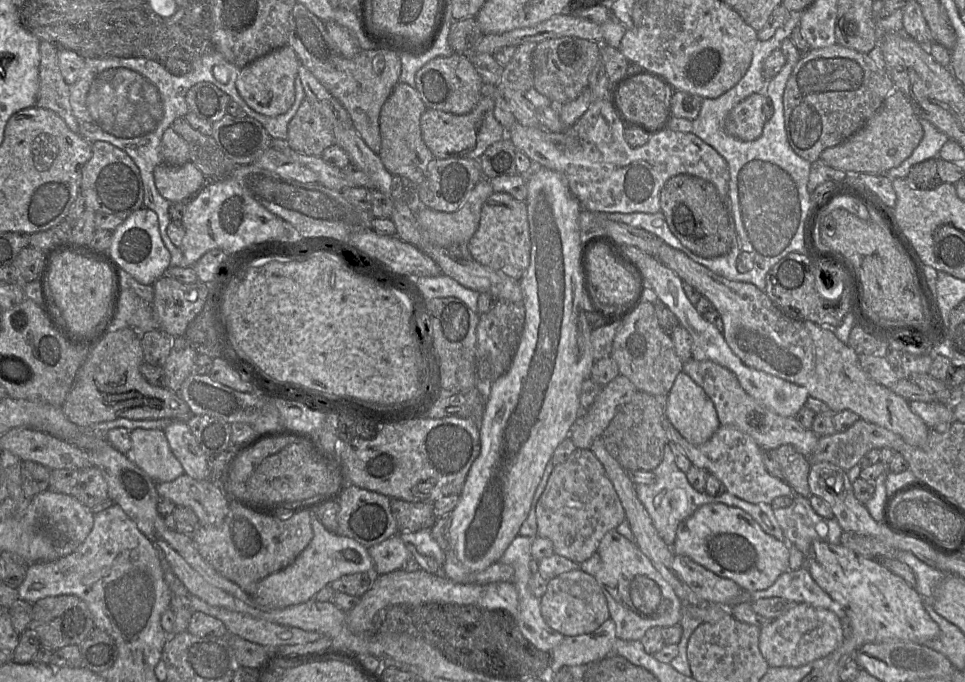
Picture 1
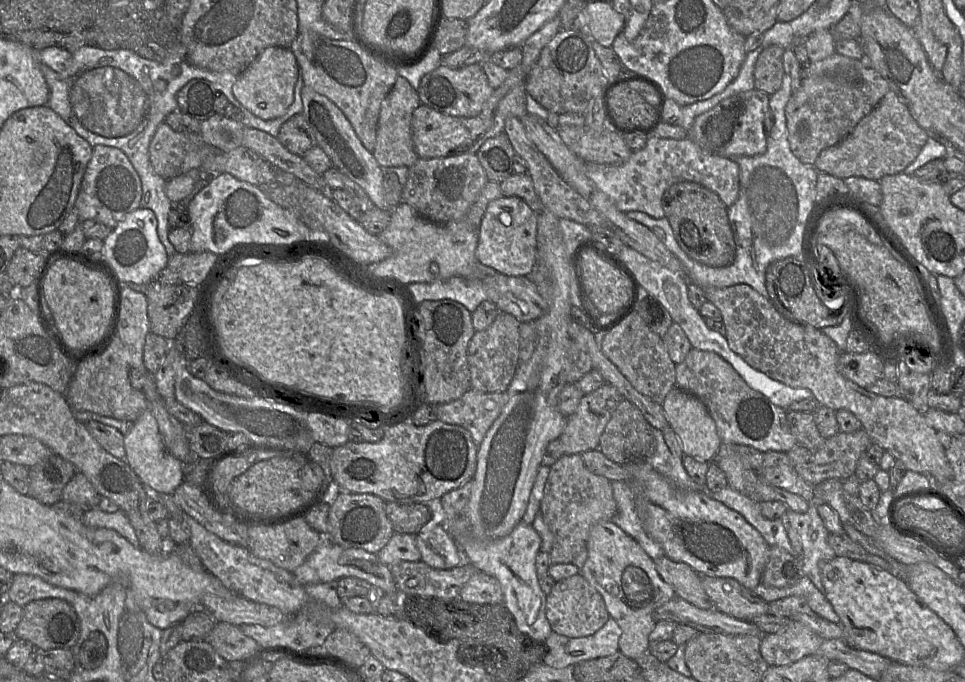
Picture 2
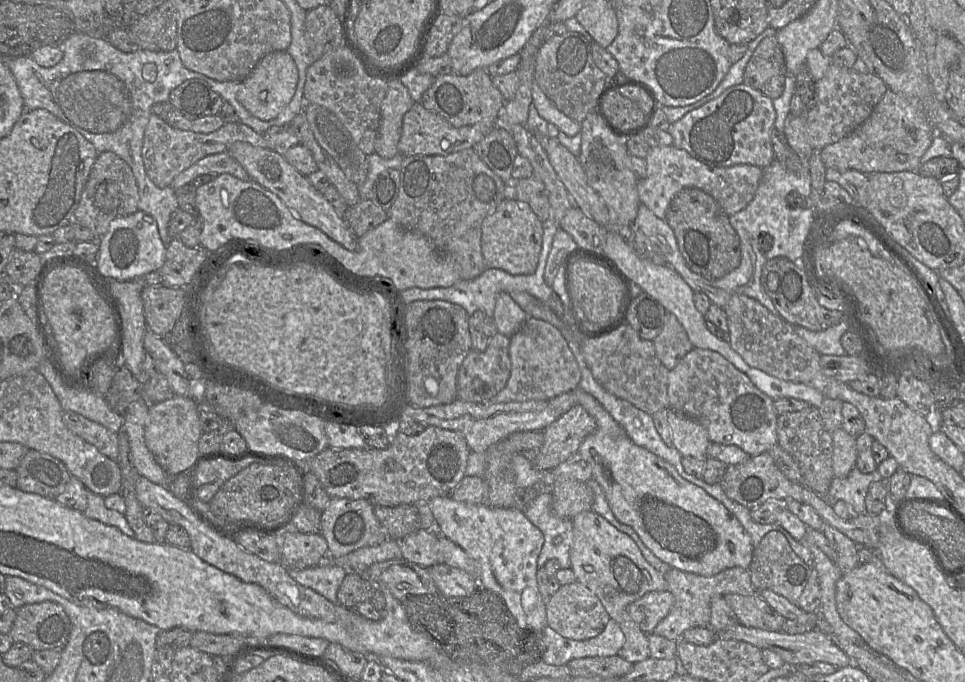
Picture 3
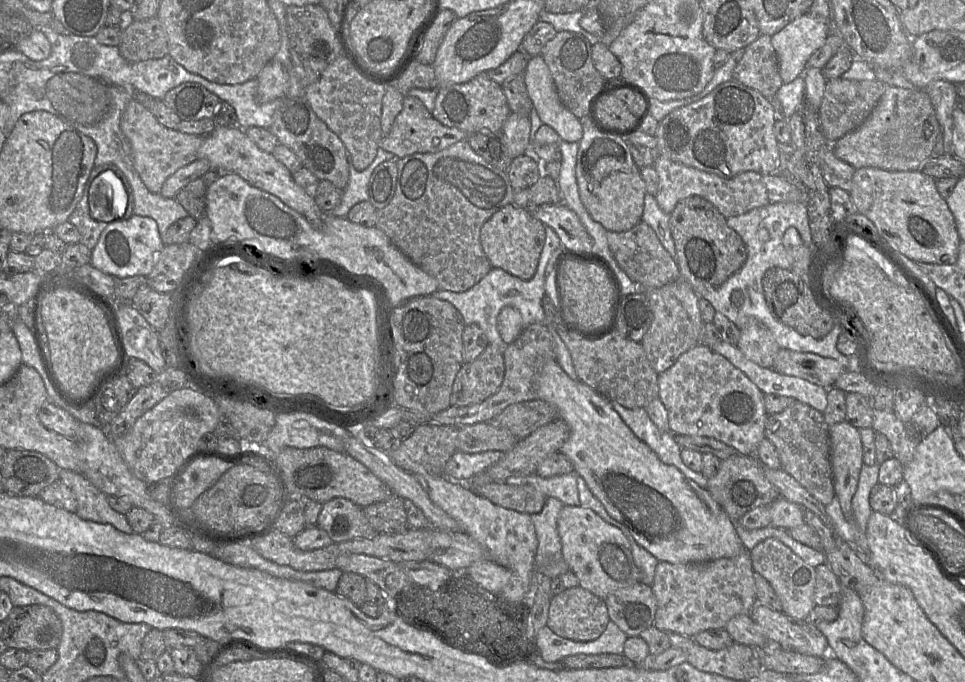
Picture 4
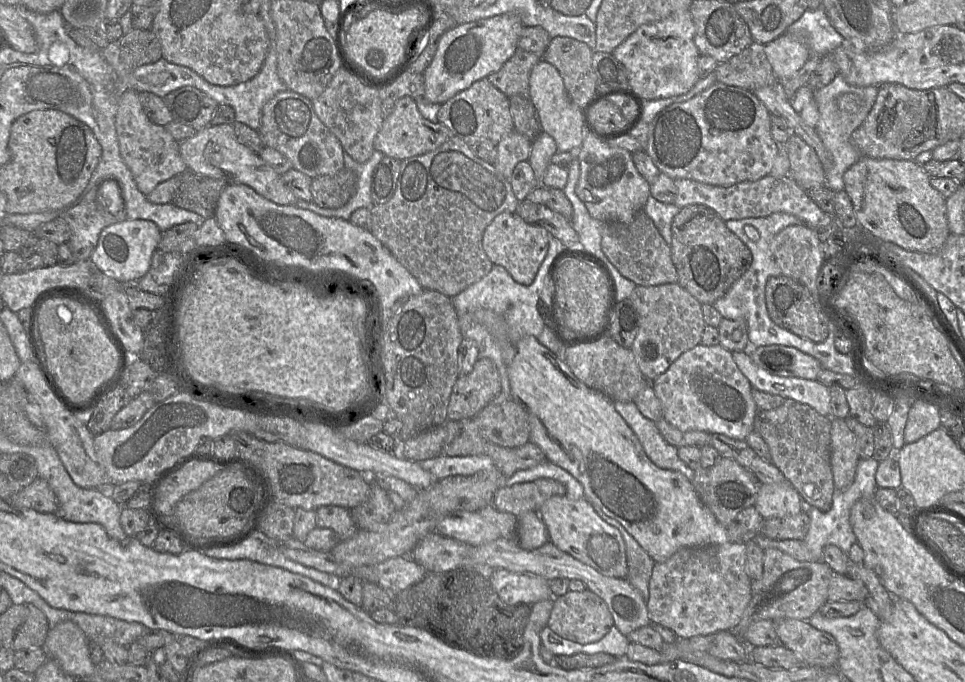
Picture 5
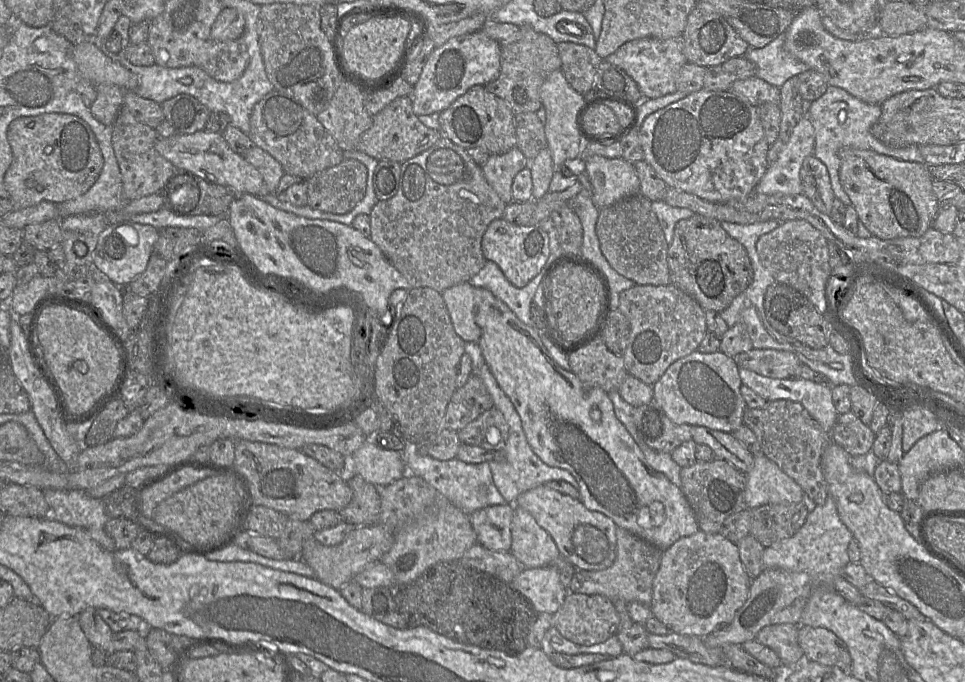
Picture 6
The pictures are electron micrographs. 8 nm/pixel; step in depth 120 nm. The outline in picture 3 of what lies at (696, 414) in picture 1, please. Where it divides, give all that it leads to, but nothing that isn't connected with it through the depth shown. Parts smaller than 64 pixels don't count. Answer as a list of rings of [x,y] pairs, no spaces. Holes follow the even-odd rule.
[[[668,409],[667,419],[672,434],[673,446],[681,453],[681,455],[683,457],[693,457],[706,460],[706,450],[711,443],[707,430],[697,421],[671,409]]]

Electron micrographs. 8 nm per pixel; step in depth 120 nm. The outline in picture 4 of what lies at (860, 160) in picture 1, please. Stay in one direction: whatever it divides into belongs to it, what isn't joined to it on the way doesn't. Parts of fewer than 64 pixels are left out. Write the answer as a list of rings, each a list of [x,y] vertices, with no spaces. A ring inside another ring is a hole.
[[[887,85],[879,102],[864,123],[838,139],[835,143],[830,144],[832,144],[835,156],[855,169],[873,167],[886,171],[922,172],[923,164],[932,156],[939,131],[940,124],[925,89]]]

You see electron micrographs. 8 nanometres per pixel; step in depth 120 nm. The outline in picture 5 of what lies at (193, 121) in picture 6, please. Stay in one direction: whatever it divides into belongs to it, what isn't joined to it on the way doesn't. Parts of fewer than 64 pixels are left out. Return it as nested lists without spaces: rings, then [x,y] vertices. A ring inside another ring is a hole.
[[[193,86],[179,88],[162,98],[173,121],[201,130],[210,125],[218,103]]]

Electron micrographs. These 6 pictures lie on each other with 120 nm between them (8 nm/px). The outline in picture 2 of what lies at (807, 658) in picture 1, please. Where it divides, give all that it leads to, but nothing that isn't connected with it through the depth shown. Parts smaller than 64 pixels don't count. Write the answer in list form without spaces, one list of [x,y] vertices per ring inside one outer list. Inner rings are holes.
[[[791,620],[777,633],[762,636],[760,653],[769,666],[789,665],[815,655],[824,640],[806,625]]]

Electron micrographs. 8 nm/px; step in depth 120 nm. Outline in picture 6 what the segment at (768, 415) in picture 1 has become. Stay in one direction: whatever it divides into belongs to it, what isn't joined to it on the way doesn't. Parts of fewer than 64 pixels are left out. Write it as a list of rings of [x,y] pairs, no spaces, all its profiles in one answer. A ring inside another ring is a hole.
[[[697,350],[673,362],[653,384],[653,400],[675,424],[704,426],[732,433],[743,424],[747,404],[743,399],[739,366],[734,357],[720,350],[701,353]]]

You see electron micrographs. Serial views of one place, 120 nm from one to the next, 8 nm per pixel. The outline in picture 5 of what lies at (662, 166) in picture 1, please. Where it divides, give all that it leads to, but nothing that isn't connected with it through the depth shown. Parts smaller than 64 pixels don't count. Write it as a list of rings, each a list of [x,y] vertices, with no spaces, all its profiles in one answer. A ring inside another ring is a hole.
[[[768,174],[756,181],[743,181],[730,186],[705,184],[691,179],[675,179],[674,182],[677,189],[674,205],[682,208],[691,204],[701,204],[714,210],[724,221],[766,217],[776,212],[792,214],[800,218],[804,224],[811,228],[820,228],[830,224],[832,221],[837,221],[835,217],[835,209],[834,215],[822,211],[809,196],[808,192],[805,191],[790,175],[774,177]]]

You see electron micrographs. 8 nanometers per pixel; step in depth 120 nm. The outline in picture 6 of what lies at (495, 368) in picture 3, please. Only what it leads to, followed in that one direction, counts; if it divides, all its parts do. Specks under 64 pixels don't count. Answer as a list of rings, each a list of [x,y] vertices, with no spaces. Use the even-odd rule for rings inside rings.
[[[471,374],[465,385],[454,391],[446,409],[444,427],[459,431],[493,406],[483,382]]]

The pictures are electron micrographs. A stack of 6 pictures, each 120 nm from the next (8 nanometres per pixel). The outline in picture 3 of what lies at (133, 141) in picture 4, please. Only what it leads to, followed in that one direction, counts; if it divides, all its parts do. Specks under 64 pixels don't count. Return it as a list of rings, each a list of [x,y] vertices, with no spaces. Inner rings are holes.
[[[152,113],[144,132],[142,158],[149,178],[155,185],[164,188],[170,186],[178,174],[200,159],[226,151],[232,143],[237,141],[246,142],[256,147],[268,148],[268,143],[263,134],[255,132],[241,122],[224,124],[211,133],[196,133],[192,130],[176,129]]]

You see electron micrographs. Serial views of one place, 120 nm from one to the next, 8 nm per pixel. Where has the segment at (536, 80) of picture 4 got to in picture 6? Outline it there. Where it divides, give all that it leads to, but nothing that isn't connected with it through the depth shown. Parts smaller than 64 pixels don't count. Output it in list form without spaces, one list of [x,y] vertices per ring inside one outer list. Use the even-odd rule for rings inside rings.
[[[555,70],[548,75],[542,84],[540,98],[542,106],[546,110],[544,129],[555,171],[564,164],[565,160],[574,159],[581,155],[583,141],[576,129],[575,116],[584,102],[584,96],[571,87],[561,70]]]

